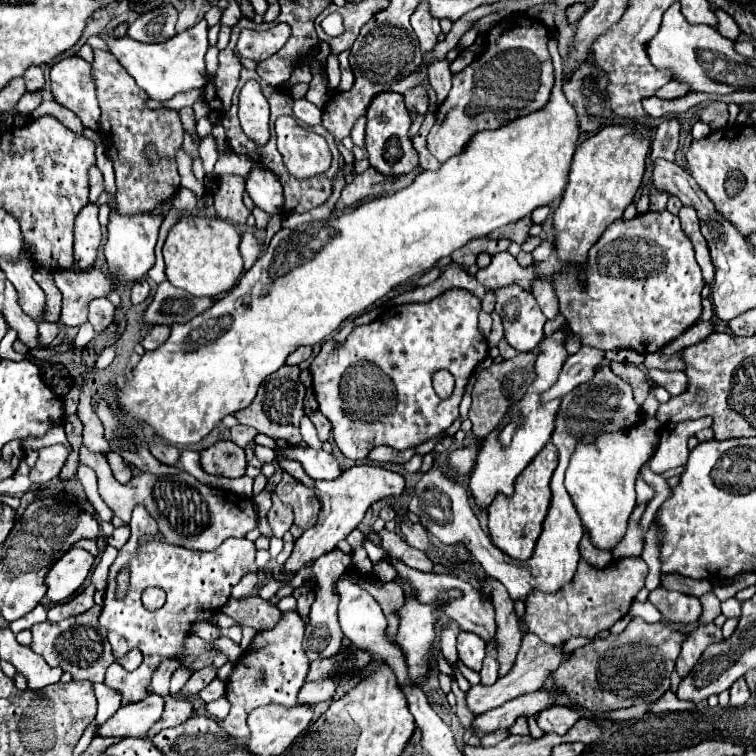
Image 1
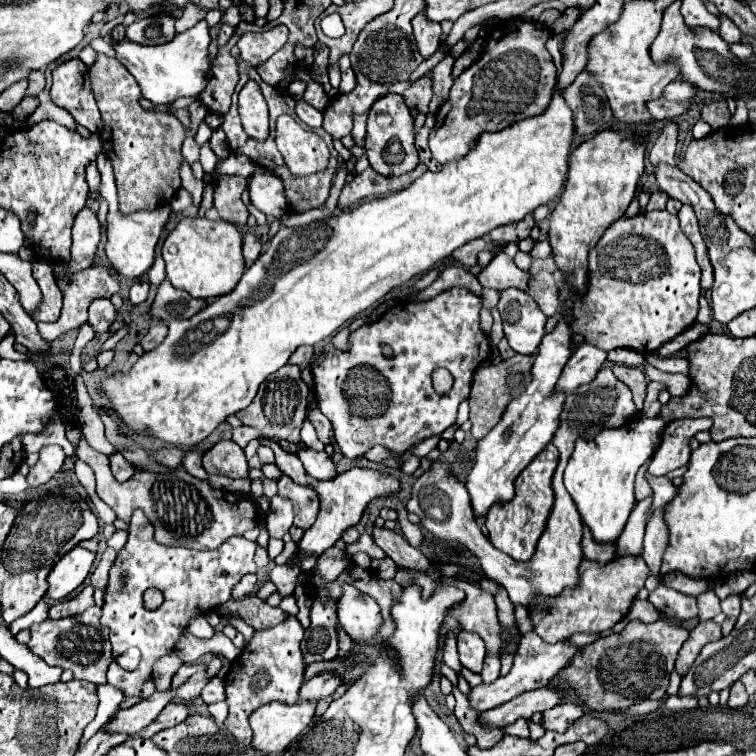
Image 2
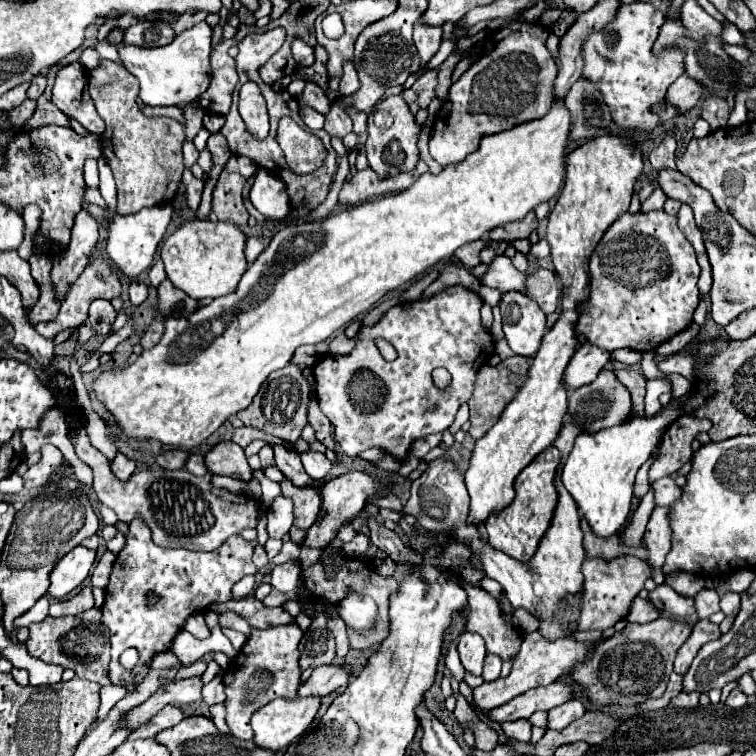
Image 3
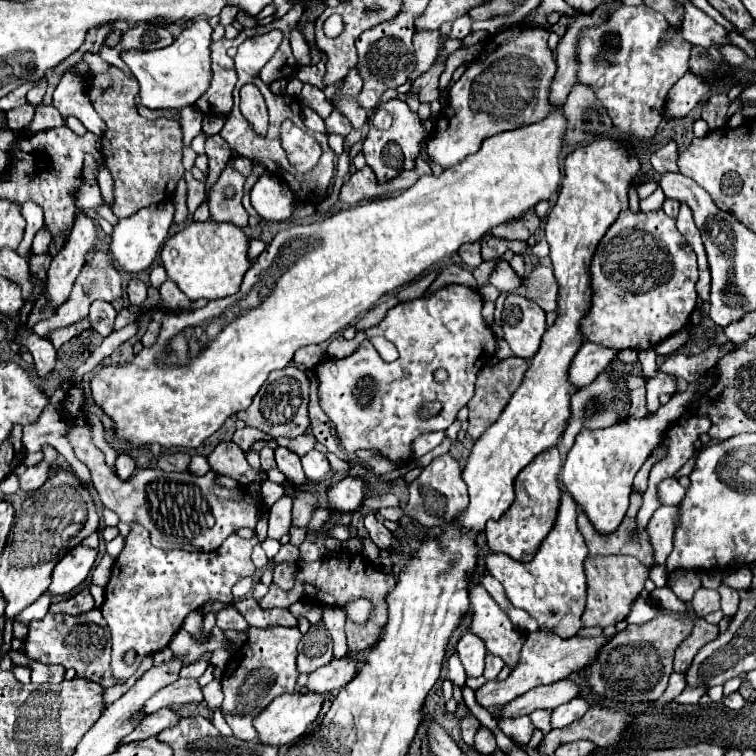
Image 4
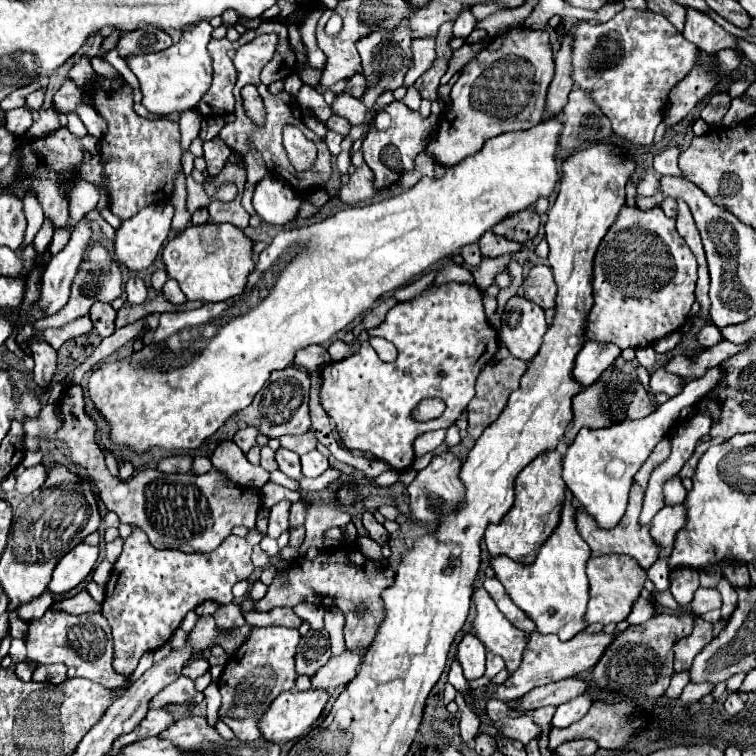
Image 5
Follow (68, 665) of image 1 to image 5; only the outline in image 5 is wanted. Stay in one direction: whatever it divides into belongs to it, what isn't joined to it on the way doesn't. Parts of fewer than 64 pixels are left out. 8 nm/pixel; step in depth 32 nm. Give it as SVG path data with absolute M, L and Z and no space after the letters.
M48 608L48 612L42 618L36 618L30 622L26 648L28 648L28 660L32 662L38 662L38 664L62 662L68 668L74 666L80 678L88 678L110 690L130 686L130 676L122 676L112 668L112 658L114 658L112 634L106 618L100 612L74 616L62 610Z

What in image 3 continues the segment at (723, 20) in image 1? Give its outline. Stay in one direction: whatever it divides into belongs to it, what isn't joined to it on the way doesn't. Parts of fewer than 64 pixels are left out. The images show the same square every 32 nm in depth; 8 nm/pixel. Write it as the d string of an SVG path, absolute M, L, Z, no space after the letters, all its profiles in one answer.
M726 22L726 24L724 24L722 40L724 40L726 44L738 44L738 46L746 46L746 38L744 38L744 34L742 34L742 32L740 32L736 26L732 26L730 22Z

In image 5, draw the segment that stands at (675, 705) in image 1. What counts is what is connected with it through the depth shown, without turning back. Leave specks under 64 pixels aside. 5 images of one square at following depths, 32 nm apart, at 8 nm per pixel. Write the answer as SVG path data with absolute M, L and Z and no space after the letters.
M690 682L690 684L684 688L680 700L682 700L682 702L688 702L688 704L690 704L690 702L698 702L702 696L710 694L712 690L714 690L712 684L694 684L694 682Z

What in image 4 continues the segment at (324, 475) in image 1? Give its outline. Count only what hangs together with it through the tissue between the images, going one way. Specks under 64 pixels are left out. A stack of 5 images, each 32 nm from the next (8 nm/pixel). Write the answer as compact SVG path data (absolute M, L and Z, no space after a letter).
M312 450L312 452L302 456L302 468L304 468L304 474L310 480L316 480L316 478L324 476L330 470L330 464L328 464L324 454L320 454L318 450Z

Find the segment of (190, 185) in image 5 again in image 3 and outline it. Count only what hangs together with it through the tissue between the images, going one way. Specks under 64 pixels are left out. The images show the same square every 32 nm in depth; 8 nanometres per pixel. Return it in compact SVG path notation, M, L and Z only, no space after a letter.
M184 170L182 174L182 182L186 184L186 196L188 196L188 208L190 210L196 210L200 200L202 200L202 190L204 190L204 182L202 180L196 180L192 176L190 170Z

